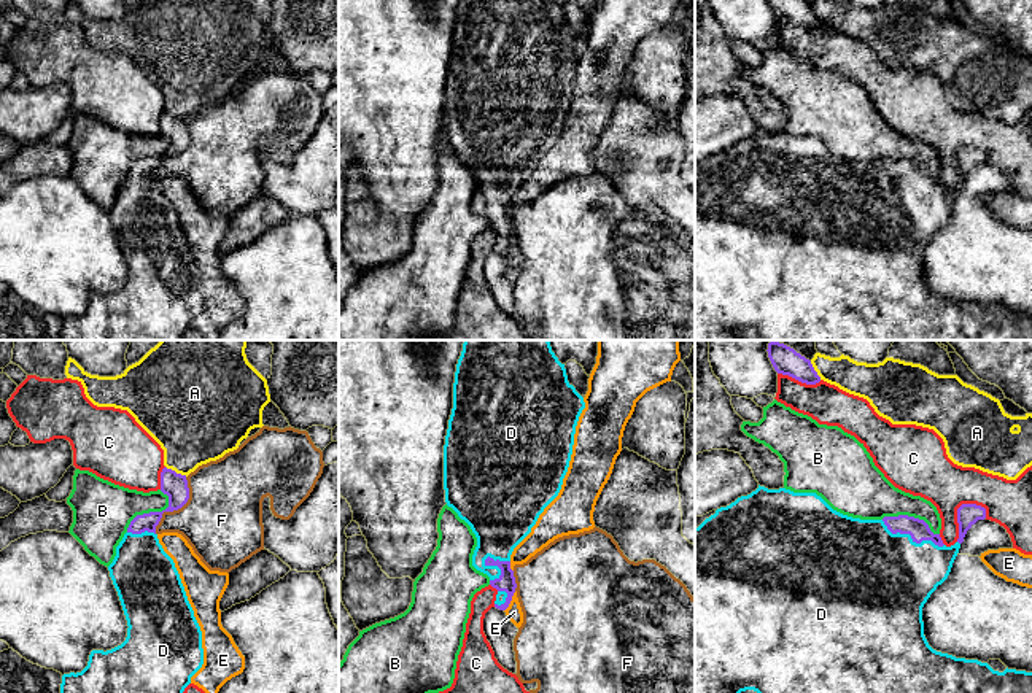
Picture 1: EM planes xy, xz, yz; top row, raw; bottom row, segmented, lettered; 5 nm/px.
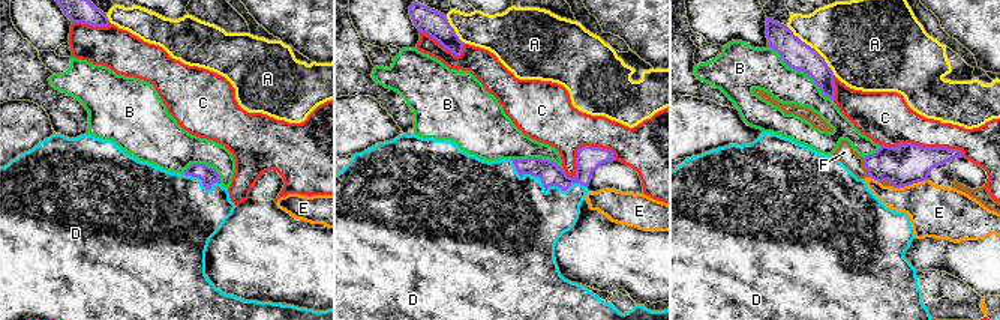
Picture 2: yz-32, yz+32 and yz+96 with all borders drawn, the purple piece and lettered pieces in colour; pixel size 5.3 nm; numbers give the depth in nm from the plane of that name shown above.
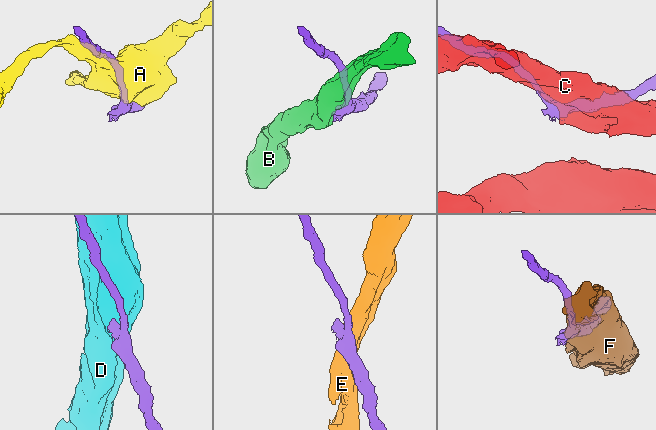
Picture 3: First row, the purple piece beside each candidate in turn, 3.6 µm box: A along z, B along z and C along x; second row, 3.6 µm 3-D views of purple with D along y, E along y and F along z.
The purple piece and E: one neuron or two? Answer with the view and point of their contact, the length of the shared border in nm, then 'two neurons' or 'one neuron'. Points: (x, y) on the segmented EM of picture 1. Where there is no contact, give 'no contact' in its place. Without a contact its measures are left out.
xz (511, 600) | 120 nm | two neurons

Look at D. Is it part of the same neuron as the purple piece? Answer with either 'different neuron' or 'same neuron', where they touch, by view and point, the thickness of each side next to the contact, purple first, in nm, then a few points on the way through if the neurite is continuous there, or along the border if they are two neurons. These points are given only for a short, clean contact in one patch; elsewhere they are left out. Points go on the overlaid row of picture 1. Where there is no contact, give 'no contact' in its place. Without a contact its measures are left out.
same neuron; contact yz (911, 538); calibres 100 and 480 nm; way yz (918, 530), (911, 538), (884, 579)

